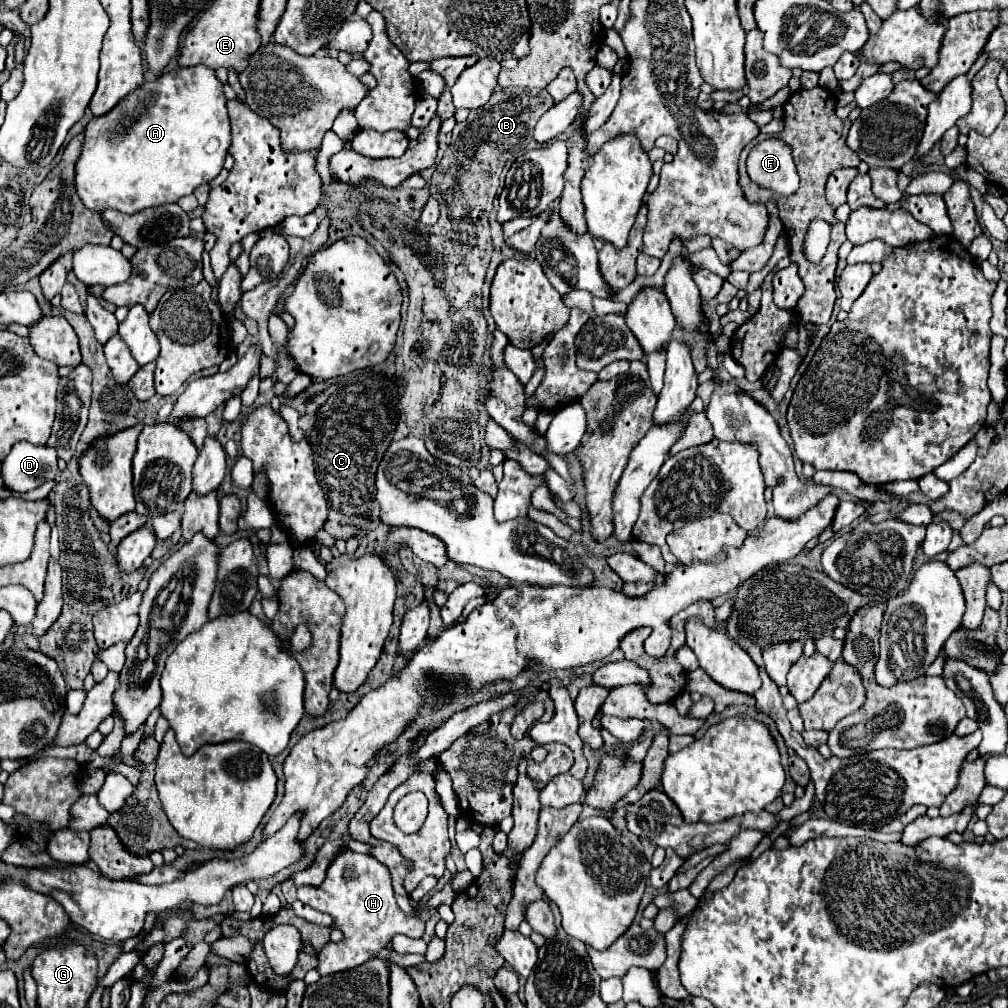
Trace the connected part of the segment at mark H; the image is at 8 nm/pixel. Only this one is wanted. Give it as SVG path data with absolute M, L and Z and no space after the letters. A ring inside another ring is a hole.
M342 849L326 871L326 879L318 887L300 885L298 899L322 913L328 913L334 919L334 925L342 931L344 939L334 943L326 943L320 951L308 949L310 955L318 959L318 973L330 975L338 971L348 971L360 967L368 959L376 957L382 949L392 945L394 935L408 935L408 937L422 937L424 935L424 921L418 915L406 915L398 909L392 879L386 865L378 863L378 859L370 855L356 853L352 849Z

